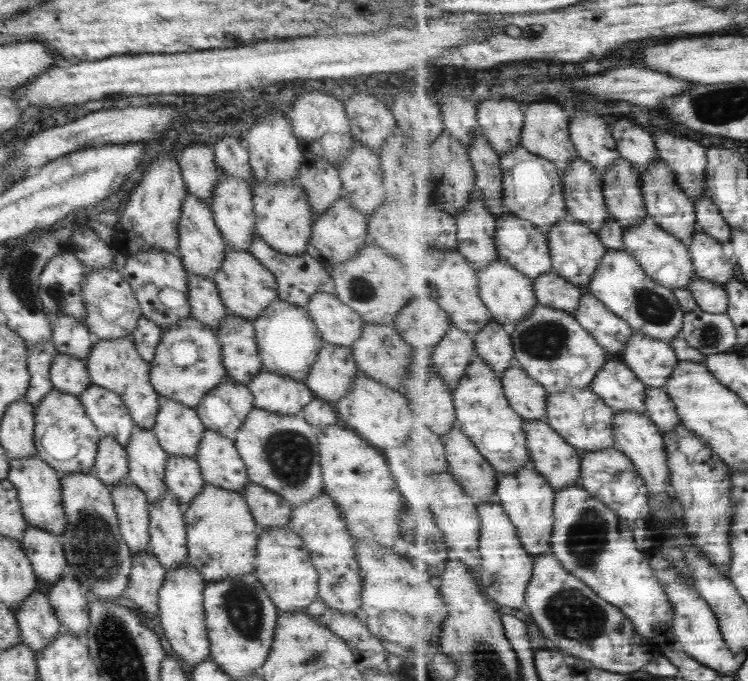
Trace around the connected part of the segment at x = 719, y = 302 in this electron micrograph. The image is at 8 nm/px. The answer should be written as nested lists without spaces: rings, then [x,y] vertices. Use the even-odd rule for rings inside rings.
[[[696,276],[689,289],[706,313],[728,315],[731,302],[728,289],[724,284],[703,280],[701,276]]]

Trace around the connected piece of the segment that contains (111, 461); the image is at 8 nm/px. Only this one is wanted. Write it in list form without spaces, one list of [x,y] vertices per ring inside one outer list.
[[[102,436],[97,444],[92,472],[107,486],[112,487],[128,476],[128,460],[125,448],[117,440]]]

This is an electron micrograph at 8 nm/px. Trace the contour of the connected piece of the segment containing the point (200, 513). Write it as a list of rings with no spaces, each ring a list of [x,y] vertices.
[[[205,482],[202,492],[185,507],[183,517],[188,559],[202,573],[205,584],[255,572],[260,526],[256,524],[242,494]]]

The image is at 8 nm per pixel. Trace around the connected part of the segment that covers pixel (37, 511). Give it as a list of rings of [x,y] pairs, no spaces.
[[[26,457],[9,462],[7,479],[16,487],[17,497],[24,518],[29,526],[63,534],[67,525],[61,497],[61,477],[45,461],[38,457]]]

